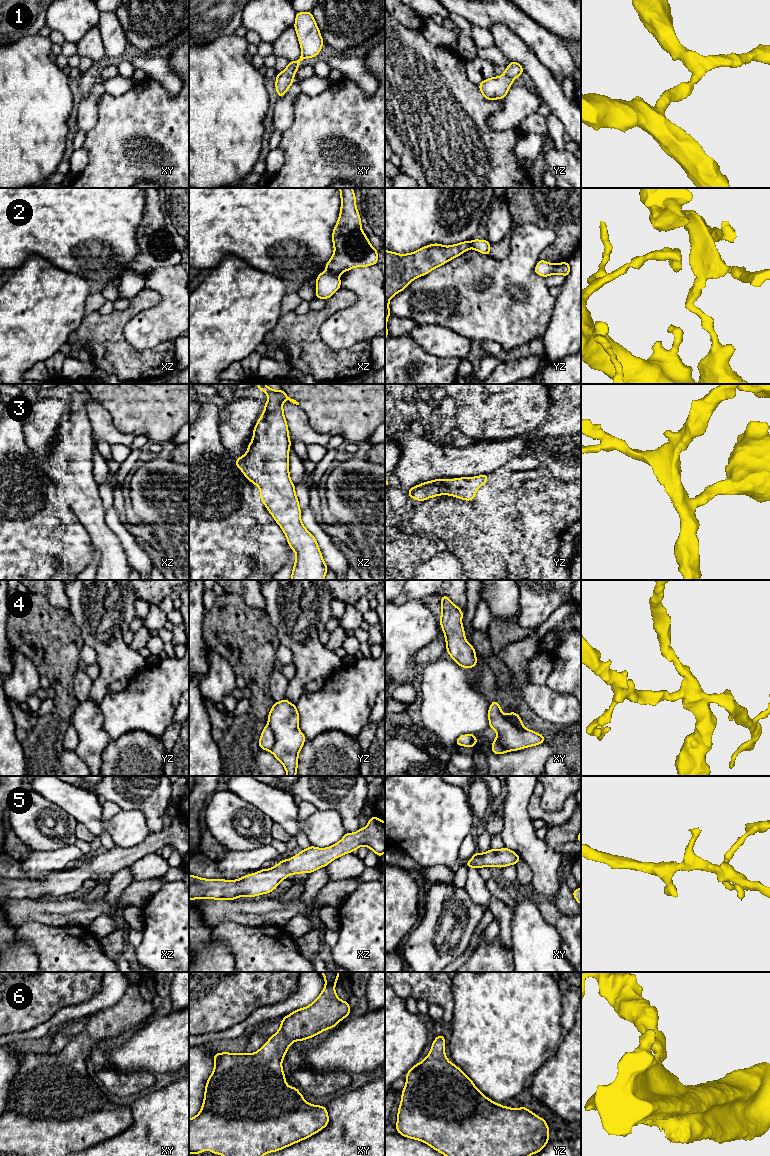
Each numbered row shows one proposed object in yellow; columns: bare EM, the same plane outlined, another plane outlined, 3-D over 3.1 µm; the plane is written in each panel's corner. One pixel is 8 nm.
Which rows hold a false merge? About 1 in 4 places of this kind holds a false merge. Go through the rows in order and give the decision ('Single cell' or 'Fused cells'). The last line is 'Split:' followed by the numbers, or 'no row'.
1: Single cell
2: Fused cells
3: Single cell
4: Fused cells
5: Single cell
6: Single cell
Split: 2, 4

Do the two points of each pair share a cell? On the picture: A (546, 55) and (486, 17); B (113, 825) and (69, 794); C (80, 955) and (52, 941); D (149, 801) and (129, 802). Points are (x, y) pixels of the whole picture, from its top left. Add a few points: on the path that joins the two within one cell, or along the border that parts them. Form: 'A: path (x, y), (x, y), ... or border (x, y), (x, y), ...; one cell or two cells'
A: path (535, 39), (514, 18), (502, 18); one cell
B: path (102, 825), (80, 805); one cell
C: path (73, 955), (68, 955), (59, 948); one cell
D: path (144, 801), (134, 801); one cell

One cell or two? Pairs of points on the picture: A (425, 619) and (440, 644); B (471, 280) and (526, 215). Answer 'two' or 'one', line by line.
A: two
B: two

